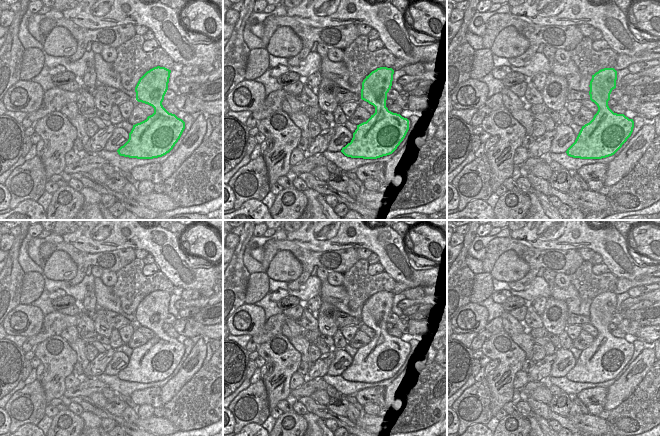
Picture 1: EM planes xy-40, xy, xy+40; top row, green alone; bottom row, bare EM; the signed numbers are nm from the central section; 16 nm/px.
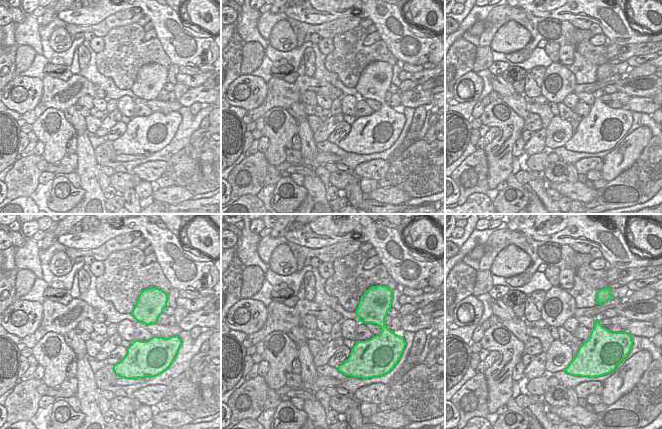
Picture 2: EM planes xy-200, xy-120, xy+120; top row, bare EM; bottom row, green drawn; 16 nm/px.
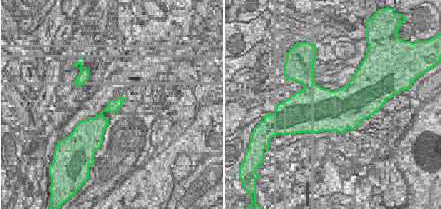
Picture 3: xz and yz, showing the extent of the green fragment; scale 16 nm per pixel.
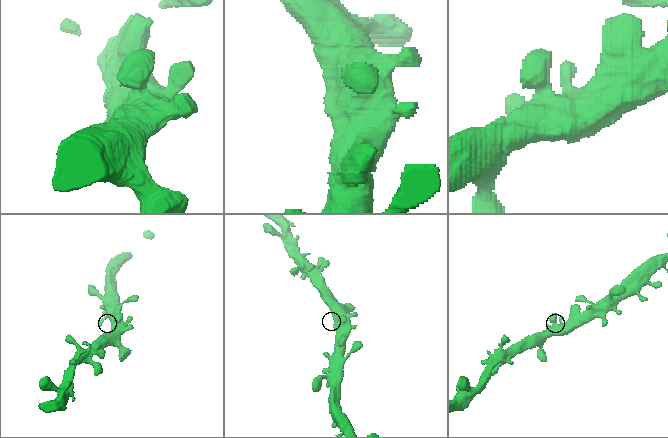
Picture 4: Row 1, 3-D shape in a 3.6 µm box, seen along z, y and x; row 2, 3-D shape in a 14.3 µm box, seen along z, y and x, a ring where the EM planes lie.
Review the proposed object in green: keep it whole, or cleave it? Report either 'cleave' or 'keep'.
keep

